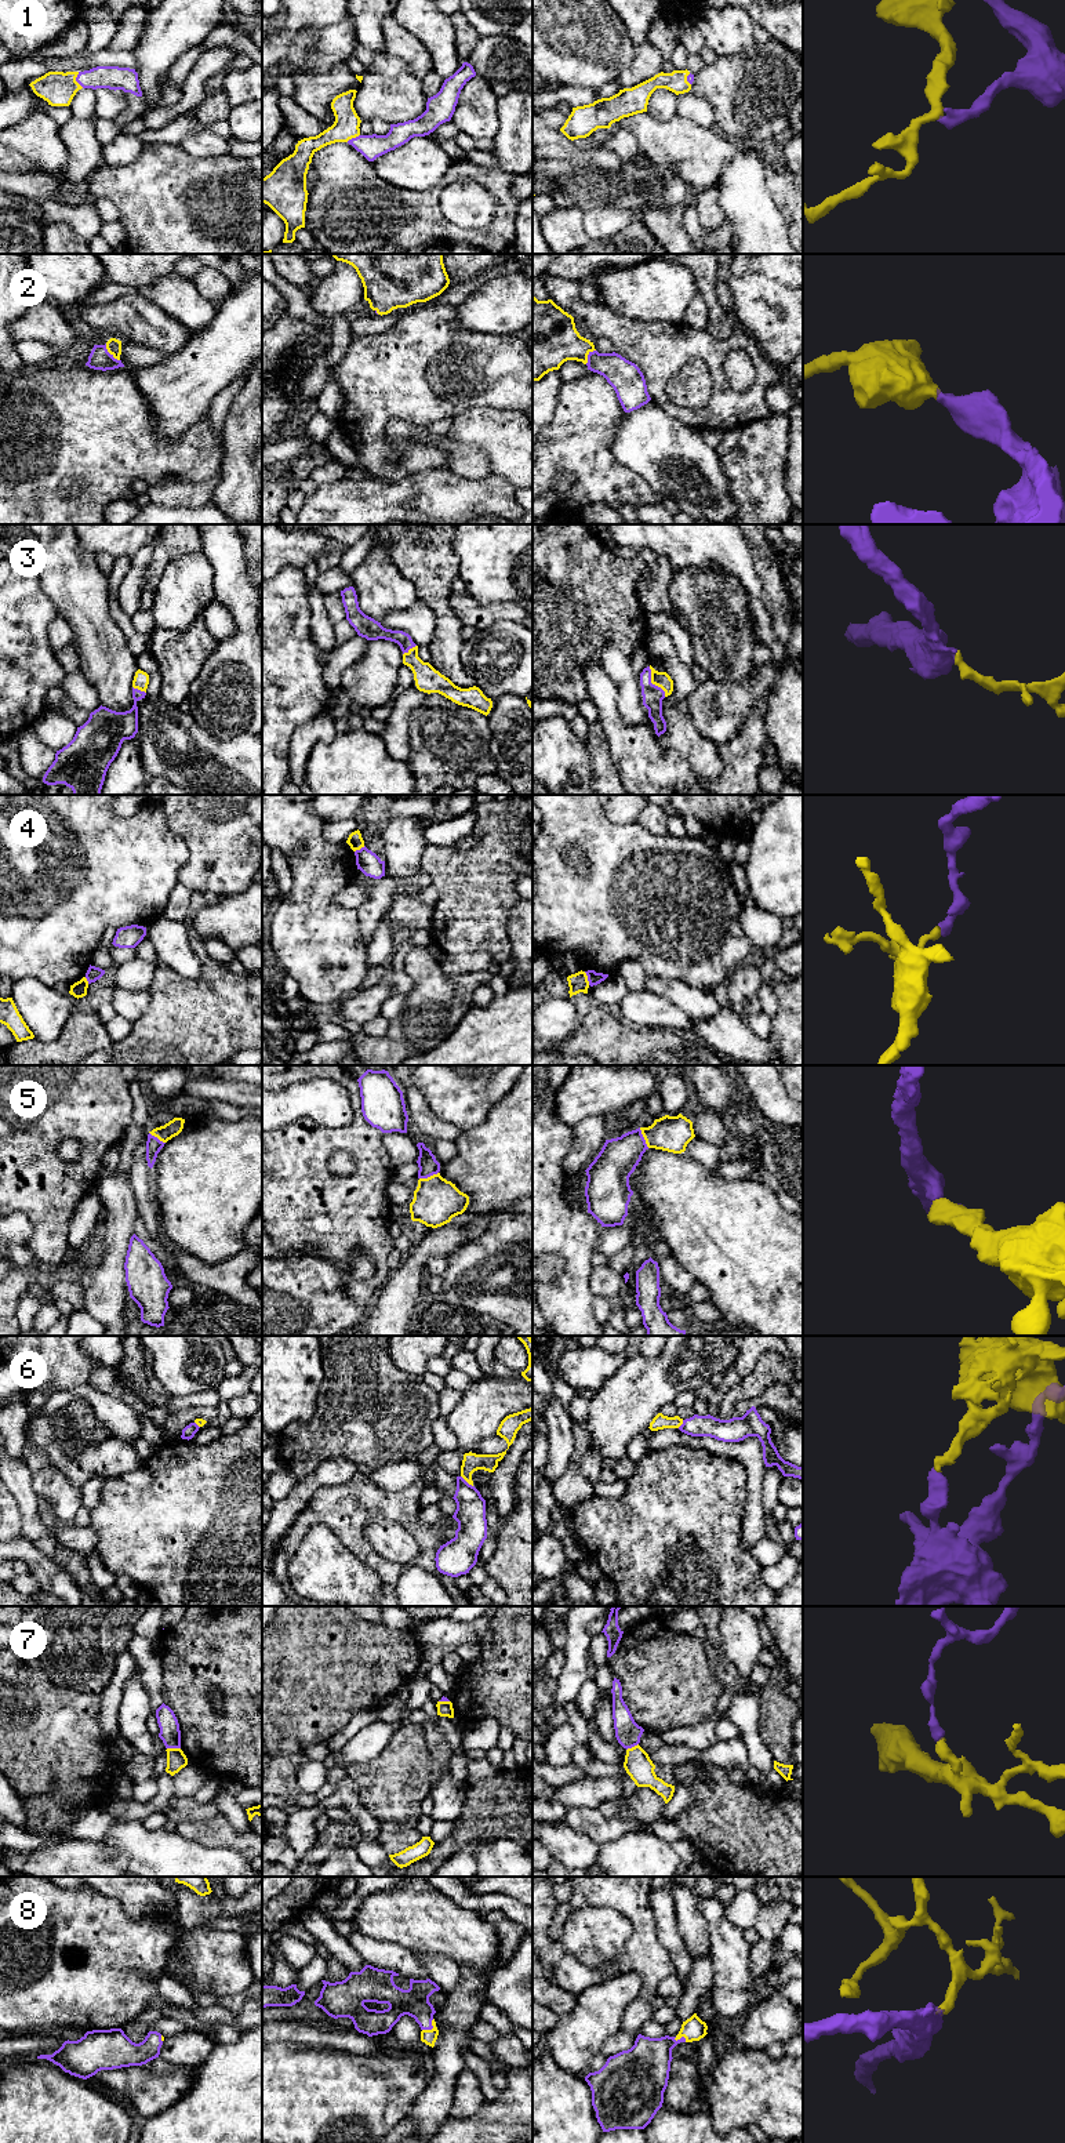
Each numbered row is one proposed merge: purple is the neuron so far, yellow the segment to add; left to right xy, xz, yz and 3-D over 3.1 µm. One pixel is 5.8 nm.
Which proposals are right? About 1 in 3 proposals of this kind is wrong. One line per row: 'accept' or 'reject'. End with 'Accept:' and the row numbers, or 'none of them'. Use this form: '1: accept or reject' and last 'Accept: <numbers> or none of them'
1: accept
2: accept
3: accept
4: reject
5: accept
6: reject
7: reject
8: accept
Accept: 1, 2, 3, 5, 8

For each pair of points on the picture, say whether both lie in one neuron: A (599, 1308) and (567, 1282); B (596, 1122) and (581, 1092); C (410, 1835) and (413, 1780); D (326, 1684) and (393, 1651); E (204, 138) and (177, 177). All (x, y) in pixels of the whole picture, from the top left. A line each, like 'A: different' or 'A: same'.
A: different
B: different
C: different
D: same
E: different

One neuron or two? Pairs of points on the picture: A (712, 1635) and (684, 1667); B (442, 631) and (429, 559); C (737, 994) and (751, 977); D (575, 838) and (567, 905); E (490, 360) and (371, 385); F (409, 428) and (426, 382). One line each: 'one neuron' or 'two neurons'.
A: two neurons
B: one neuron
C: one neuron
D: one neuron
E: one neuron
F: two neurons

